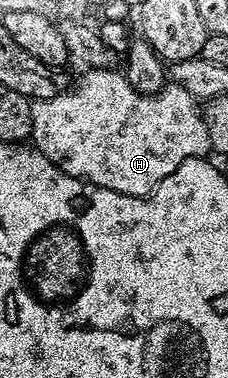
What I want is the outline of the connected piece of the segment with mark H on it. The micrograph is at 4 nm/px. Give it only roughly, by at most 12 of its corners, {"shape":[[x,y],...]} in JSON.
{"shape":[[116,69],[31,105],[63,172],[136,198],[210,153],[198,99]]}

